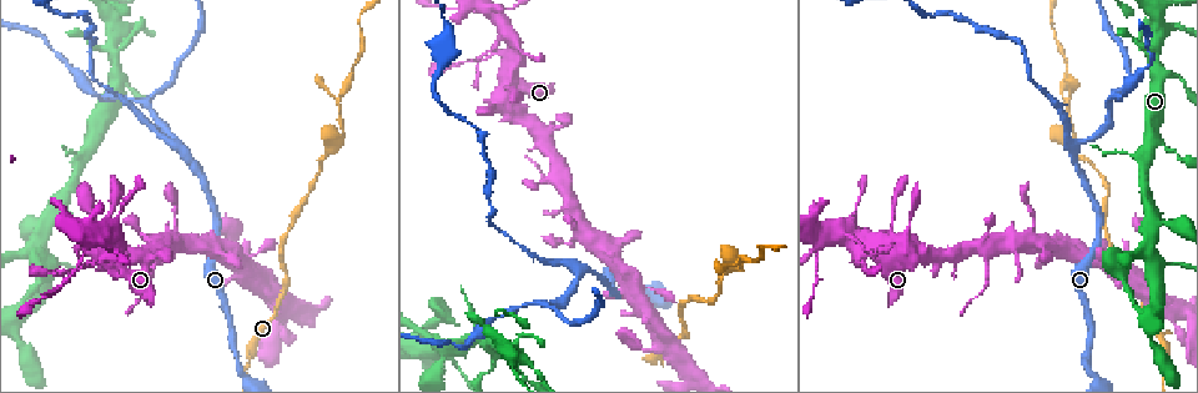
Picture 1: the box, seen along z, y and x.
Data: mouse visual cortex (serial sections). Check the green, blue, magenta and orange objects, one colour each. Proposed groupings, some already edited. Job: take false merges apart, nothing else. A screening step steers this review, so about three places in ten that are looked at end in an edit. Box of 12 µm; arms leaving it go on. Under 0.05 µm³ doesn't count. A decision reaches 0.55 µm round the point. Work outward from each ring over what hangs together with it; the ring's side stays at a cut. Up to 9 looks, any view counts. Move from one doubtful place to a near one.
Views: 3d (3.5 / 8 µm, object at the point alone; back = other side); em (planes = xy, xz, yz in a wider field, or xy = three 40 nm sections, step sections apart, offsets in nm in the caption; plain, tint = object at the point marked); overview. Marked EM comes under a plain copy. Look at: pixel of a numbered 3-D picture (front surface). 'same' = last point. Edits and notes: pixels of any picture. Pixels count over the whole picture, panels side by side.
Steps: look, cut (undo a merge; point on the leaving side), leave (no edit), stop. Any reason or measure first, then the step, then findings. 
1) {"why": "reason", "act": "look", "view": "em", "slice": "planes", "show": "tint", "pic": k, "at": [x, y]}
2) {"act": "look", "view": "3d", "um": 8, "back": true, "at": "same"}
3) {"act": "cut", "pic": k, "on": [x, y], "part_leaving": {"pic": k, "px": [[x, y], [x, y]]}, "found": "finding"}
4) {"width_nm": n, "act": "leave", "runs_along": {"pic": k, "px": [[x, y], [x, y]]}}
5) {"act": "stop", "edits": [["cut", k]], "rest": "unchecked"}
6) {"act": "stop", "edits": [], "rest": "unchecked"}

{"why": "abrupt turn", "act": "look", "view": "3d", "um": 8, "pic": 1, "at": [898, 246]}

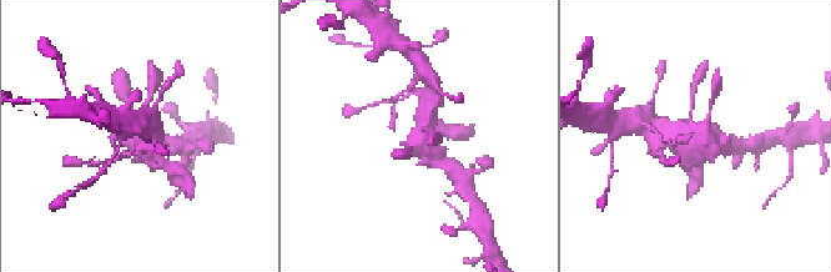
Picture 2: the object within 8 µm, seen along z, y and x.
{"act": "look", "view": "3d", "um": 3.5, "pic": 2, "at": [424, 138]}

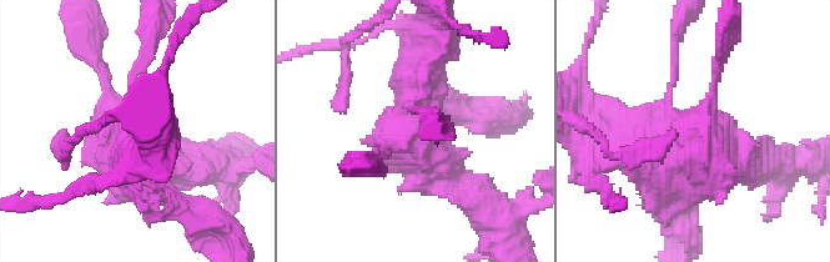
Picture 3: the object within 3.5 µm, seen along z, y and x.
{"act": "look", "view": "em", "slice": "xy", "step": 5, "show": "tint", "pic": 3, "at": [692, 138]}

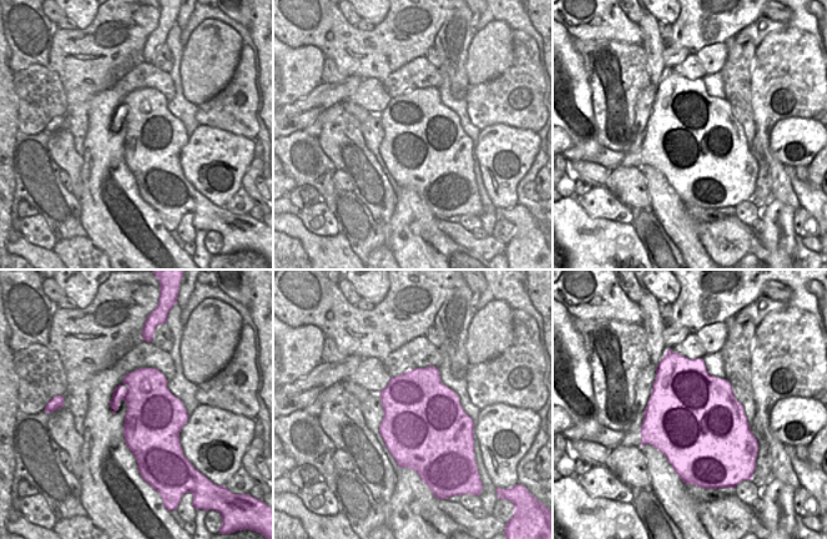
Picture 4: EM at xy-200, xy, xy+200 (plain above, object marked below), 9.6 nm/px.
{"act": "leave", "runs_along": {"pic": 3, "px": [[682, 215], [707, 165], [761, 165]]}, "found": "all the same cell"}

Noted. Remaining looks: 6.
{"why": "three arms meet", "act": "look", "view": "3d", "um": 3.5, "pic": 1, "at": [576, 268]}

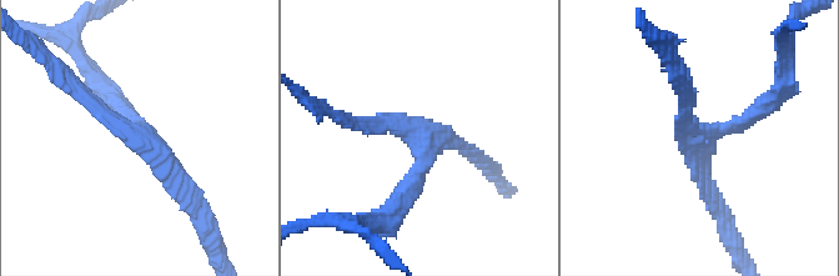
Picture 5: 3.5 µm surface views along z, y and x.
{"arms": 3, "arm_widths_nm": [150, 150, 250], "act": "look", "view": "em", "slice": "xy", "step": 5, "show": "tint", "pic": 5, "at": [700, 135]}

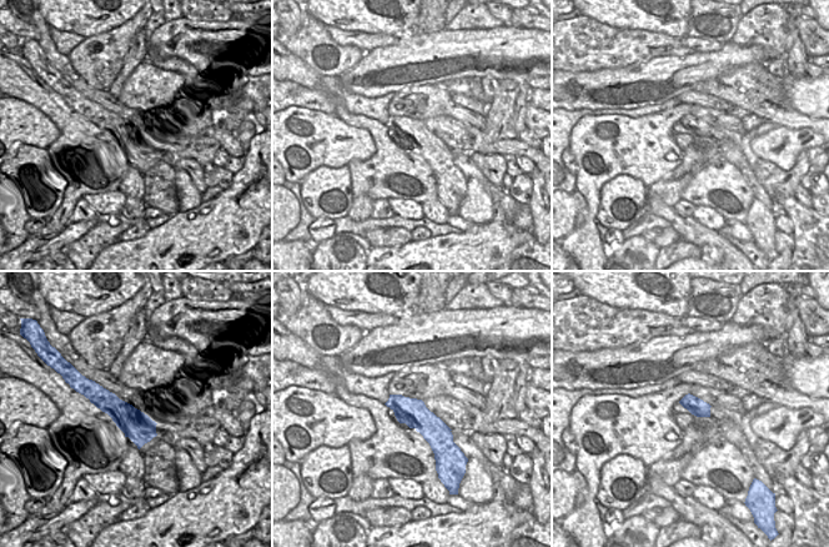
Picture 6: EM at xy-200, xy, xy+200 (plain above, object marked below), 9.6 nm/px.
{"act": "leave", "runs_along": {"pic": 5, "px": [[189, 201], [177, 170], [116, 105]]}, "found": "continuous, no second cell"}

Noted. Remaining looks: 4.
{"why": "branch point", "act": "look", "view": "3d", "um": 3.5, "pic": 1, "at": [1108, 107]}

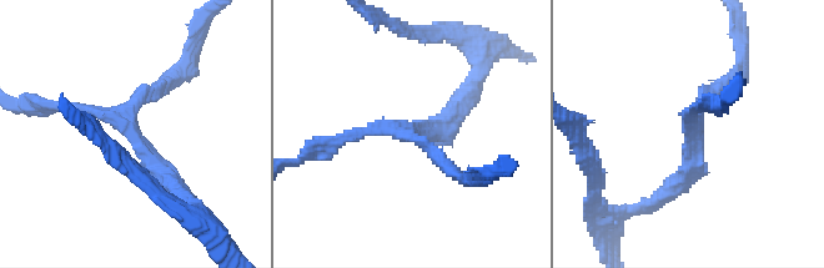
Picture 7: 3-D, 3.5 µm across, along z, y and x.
{"arms": 3, "arm_widths_nm": [150, 150, 250], "why": "now the EM", "act": "look", "view": "em", "slice": "planes", "show": "tint", "pic": 7, "at": [125, 125]}

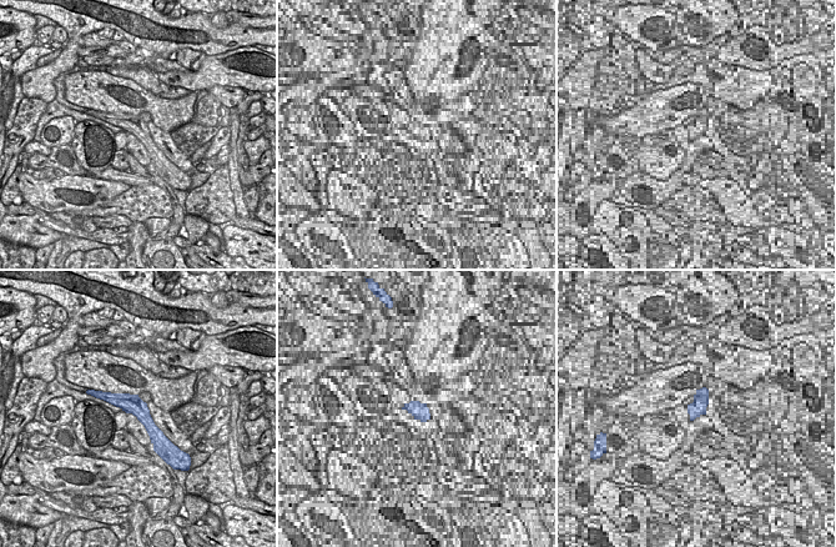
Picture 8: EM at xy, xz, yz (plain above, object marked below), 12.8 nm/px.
{"act": "leave", "runs_along": {"pic": 7, "px": [[172, 187], [111, 114], [50, 106]]}, "found": "all the same cell"}

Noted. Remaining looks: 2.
{"why": "thick turns thin", "act": "look", "view": "3d", "um": 3.5, "pic": 1, "at": [1152, 61]}

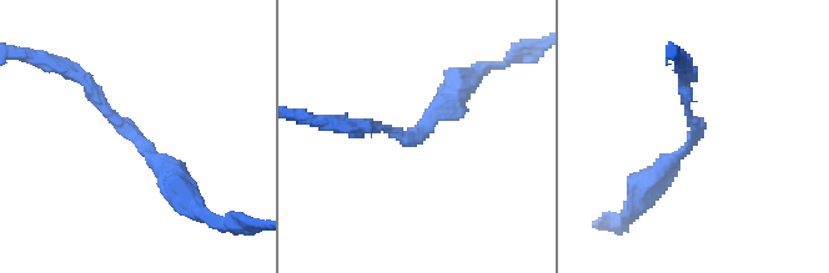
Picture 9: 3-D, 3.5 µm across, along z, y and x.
{"arm_widths_nm": [150, 350], "act": "leave", "runs_along": {"pic": 9, "px": [[184, 193], [88, 82]]}, "found": "one cell here"}

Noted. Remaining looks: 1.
{"act": "stop", "edits": [], "rest": "unchecked"}

